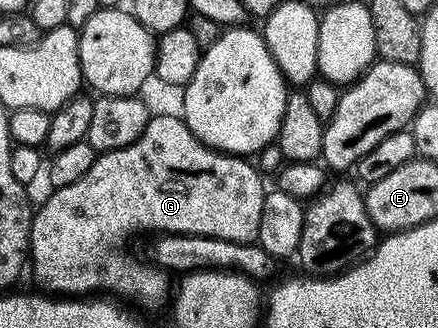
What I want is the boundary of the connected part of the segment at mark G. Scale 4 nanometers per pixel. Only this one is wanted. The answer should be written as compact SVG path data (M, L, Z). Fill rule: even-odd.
M154 116L134 144L100 153L95 166L91 166L79 182L52 189L41 208L39 204L33 213L27 253L31 272L33 268L33 280L41 287L38 289L42 293L56 294L61 298L112 294L122 301L134 300L145 308L157 308L164 300L166 303L170 299L170 273L140 259L124 256L121 247L125 239L135 235L137 228L154 228L152 231L157 234L199 234L240 244L256 241L267 191L263 181L261 172L248 159L217 152L199 142L182 117Z

